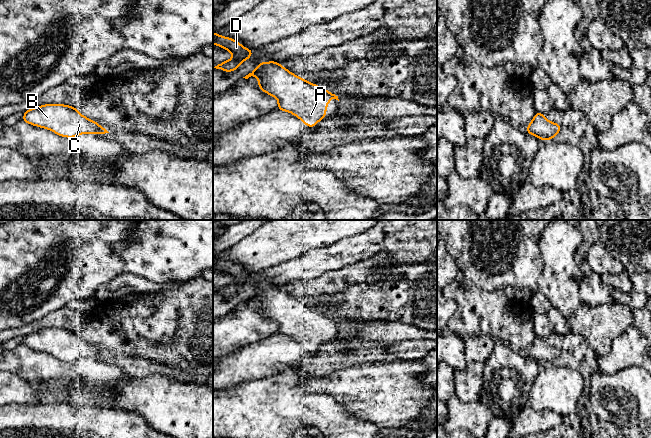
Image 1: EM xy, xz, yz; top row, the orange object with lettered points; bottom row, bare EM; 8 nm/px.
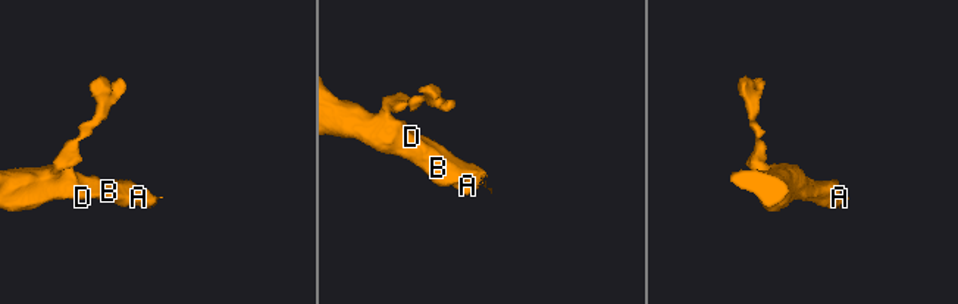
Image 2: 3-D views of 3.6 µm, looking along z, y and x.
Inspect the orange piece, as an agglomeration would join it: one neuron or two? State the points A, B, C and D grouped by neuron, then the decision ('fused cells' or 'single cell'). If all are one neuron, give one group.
A B C D | single cell

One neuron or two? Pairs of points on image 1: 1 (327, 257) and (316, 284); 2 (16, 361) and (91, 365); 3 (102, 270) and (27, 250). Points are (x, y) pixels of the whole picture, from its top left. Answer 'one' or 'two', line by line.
1: two
2: one
3: one

